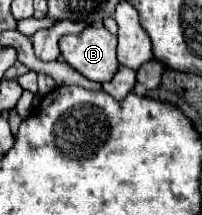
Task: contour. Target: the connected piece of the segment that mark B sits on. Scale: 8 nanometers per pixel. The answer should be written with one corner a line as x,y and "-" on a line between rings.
88,26
80,34
64,36
60,52
74,70
94,82
108,82
120,66
116,60
116,36
104,26

